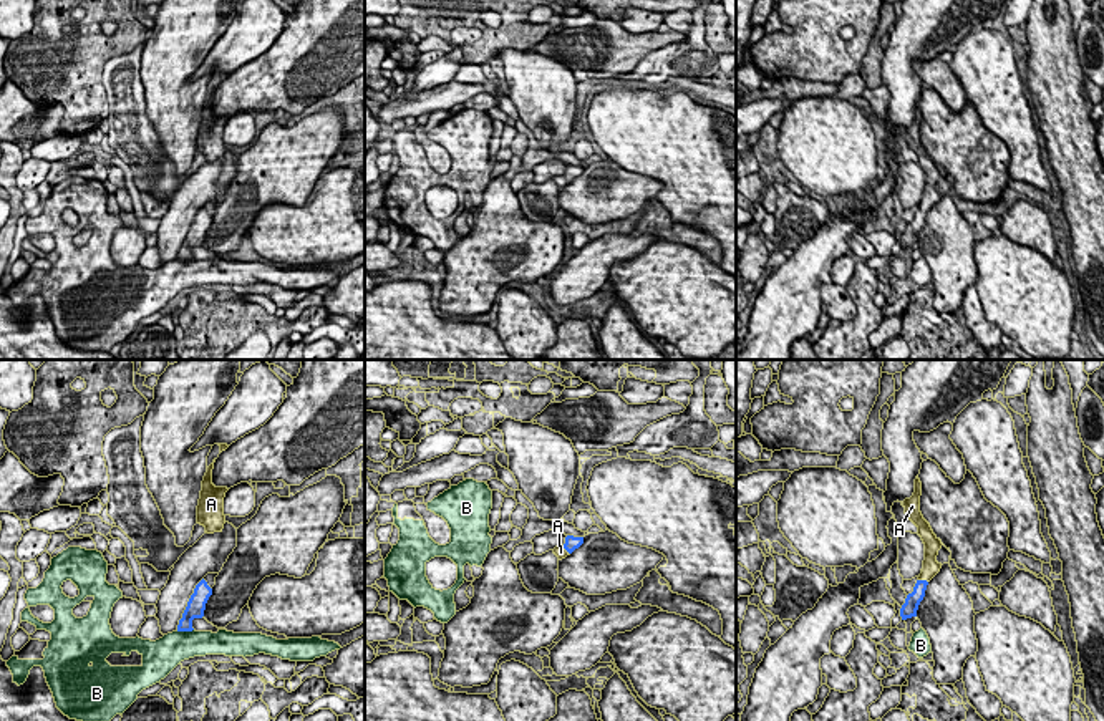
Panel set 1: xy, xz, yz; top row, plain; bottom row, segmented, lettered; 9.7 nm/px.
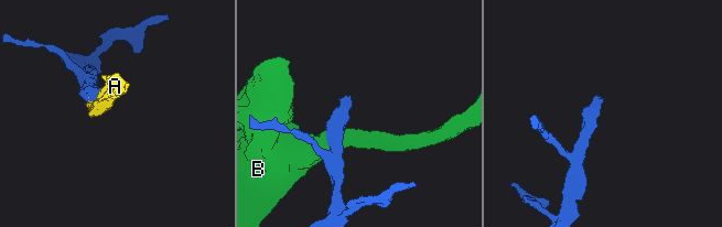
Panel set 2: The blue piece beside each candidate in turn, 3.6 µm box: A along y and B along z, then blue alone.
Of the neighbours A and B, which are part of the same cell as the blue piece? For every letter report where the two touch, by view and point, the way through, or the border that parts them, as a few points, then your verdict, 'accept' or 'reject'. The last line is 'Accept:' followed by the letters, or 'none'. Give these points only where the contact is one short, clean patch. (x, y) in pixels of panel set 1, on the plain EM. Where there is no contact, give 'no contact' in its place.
A: yz (924, 209) | across yz (914, 227), (924, 209), (930, 194) | accept
B: xy (184, 259) | along xy (193, 257), (176, 259) | reject
Accept: A

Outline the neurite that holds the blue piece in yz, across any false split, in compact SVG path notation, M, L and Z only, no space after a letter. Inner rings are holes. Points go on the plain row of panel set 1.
M917 104L915 108L915 121L910 128L903 129L907 146L918 156L918 164L925 172L925 189L923 201L920 202L913 220L907 224L905 232L900 237L902 249L917 245L917 239L920 230L925 225L925 219L928 210L940 201L942 192L937 191L938 179L942 177L942 169L933 162L930 152L923 148L920 141L920 124L922 124L922 111Z

